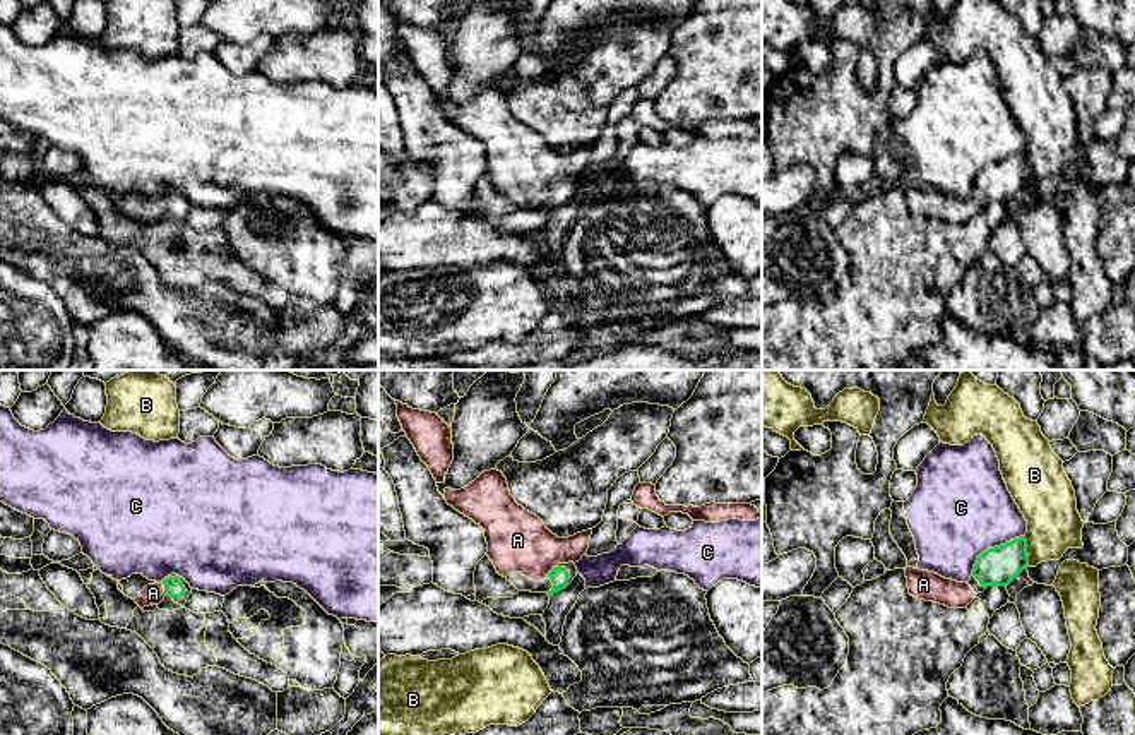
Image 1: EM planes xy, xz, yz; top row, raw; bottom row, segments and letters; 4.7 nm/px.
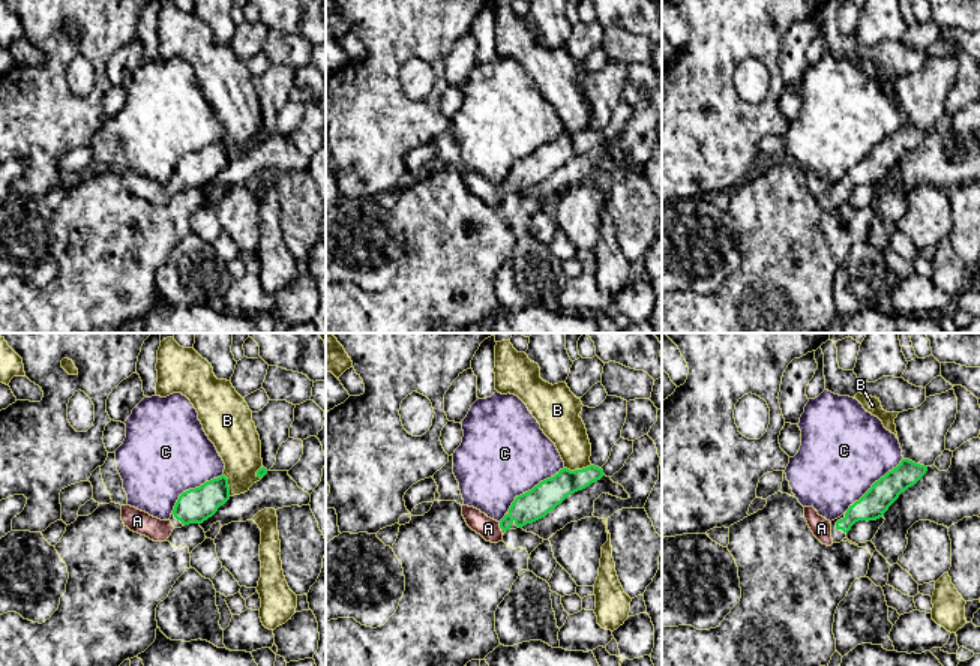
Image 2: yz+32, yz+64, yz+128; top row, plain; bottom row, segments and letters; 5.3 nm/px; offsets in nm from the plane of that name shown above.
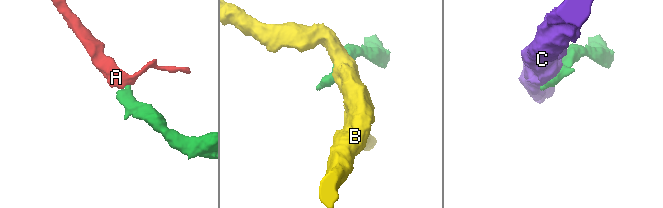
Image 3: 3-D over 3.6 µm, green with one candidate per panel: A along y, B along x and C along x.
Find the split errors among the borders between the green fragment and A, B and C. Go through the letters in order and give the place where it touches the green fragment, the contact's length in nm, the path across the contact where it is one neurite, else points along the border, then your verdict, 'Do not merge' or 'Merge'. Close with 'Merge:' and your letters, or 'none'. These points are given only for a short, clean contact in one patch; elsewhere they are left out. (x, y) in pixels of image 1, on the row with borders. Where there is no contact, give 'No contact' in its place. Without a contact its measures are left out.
A: Touches green at xz (550, 571). Shared border 70 nm. Path across: xz (558, 576), (550, 571), (517, 540). Merge
B: Touches green at yz (1026, 552). Shared border 140 nm. Boundary: yz (1024, 537), (1028, 566). Do not merge
C: Touches green at yz (992, 549). Shared border 320 nm. Do not merge
Merge: A

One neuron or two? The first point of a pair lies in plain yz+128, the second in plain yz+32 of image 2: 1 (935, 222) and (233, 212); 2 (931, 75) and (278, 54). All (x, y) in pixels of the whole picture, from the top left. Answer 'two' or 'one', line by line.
1: one
2: two

